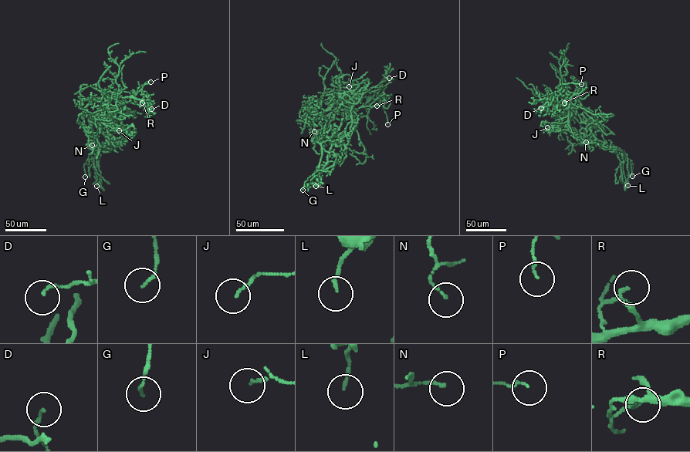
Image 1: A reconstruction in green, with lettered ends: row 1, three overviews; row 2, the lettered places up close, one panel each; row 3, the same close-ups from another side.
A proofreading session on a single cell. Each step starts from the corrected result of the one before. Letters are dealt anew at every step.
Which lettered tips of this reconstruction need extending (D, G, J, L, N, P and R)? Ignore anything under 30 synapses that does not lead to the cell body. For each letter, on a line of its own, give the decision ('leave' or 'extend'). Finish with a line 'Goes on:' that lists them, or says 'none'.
D: leave
G: leave
J: leave
L: leave
N: leave
P: leave
R: leave
Goes on: none

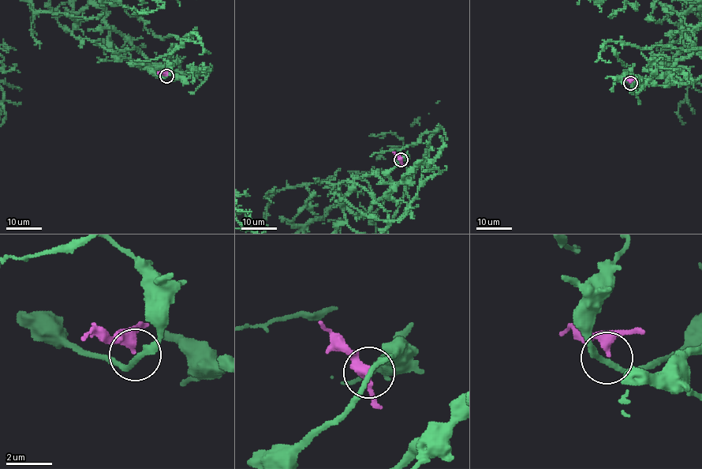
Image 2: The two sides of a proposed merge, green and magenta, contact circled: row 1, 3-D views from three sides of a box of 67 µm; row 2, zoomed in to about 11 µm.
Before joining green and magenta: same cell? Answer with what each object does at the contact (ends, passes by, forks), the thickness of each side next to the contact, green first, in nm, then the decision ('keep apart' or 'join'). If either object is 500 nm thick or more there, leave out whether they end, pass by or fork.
green passes by; magenta passes by; 220 nm thick on the green side, 320 nm on the other; keep apart

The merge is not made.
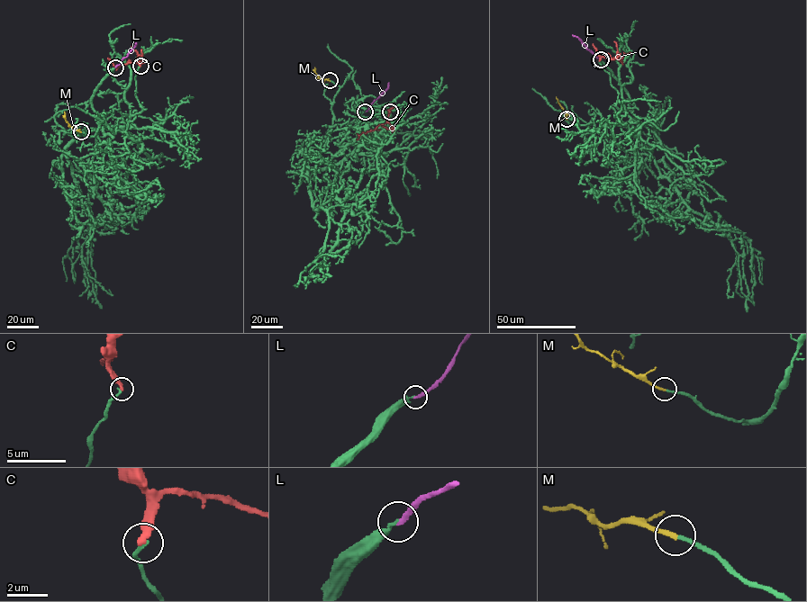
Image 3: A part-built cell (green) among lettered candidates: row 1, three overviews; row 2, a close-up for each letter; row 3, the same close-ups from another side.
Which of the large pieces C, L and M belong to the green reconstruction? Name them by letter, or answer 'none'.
M

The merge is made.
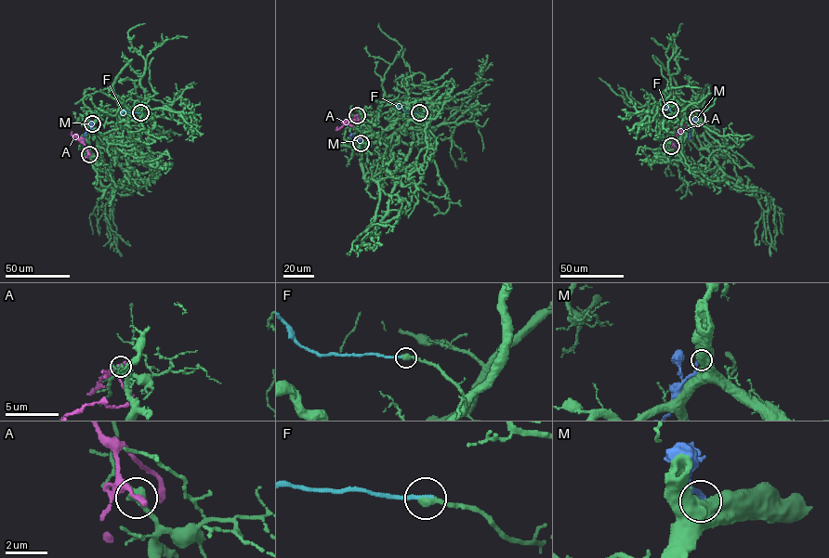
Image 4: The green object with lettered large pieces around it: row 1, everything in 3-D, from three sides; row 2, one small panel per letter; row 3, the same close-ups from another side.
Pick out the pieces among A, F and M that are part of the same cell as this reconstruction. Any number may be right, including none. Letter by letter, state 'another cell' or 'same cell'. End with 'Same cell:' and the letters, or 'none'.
A: another cell
F: same cell
M: another cell
Same cell: F

